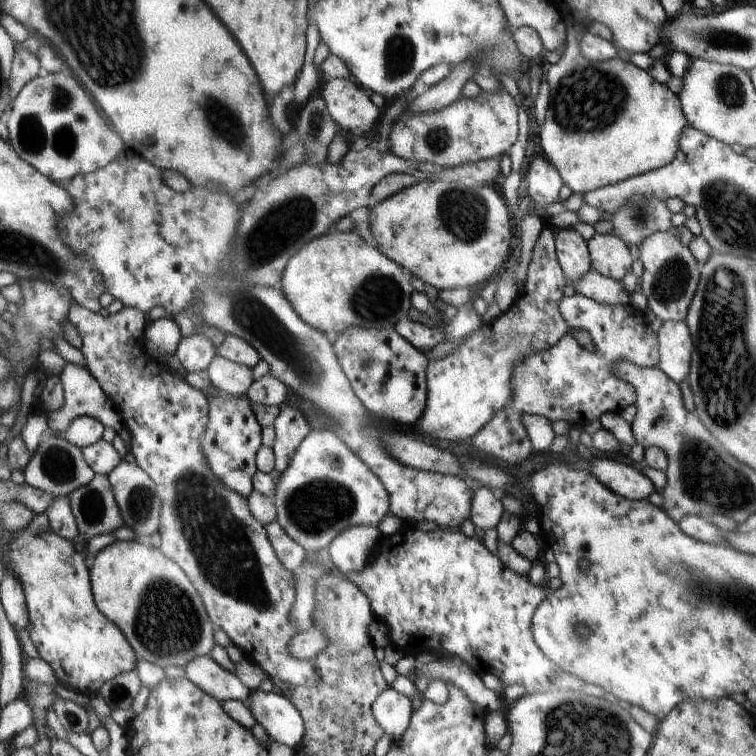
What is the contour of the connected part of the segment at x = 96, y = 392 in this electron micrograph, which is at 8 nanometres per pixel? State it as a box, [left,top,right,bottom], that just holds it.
[47,363,125,434]

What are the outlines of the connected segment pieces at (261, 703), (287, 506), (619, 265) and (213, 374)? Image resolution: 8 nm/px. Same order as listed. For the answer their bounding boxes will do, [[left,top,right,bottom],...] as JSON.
[[243,689,305,749],[273,429,390,552],[587,233,634,281],[207,354,254,396]]

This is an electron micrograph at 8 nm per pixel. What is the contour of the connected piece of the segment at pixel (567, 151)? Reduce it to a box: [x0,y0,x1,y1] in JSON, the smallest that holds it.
[540,22,687,195]

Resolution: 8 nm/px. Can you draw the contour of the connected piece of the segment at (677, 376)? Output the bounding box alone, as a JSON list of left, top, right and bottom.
[657,321,693,384]

